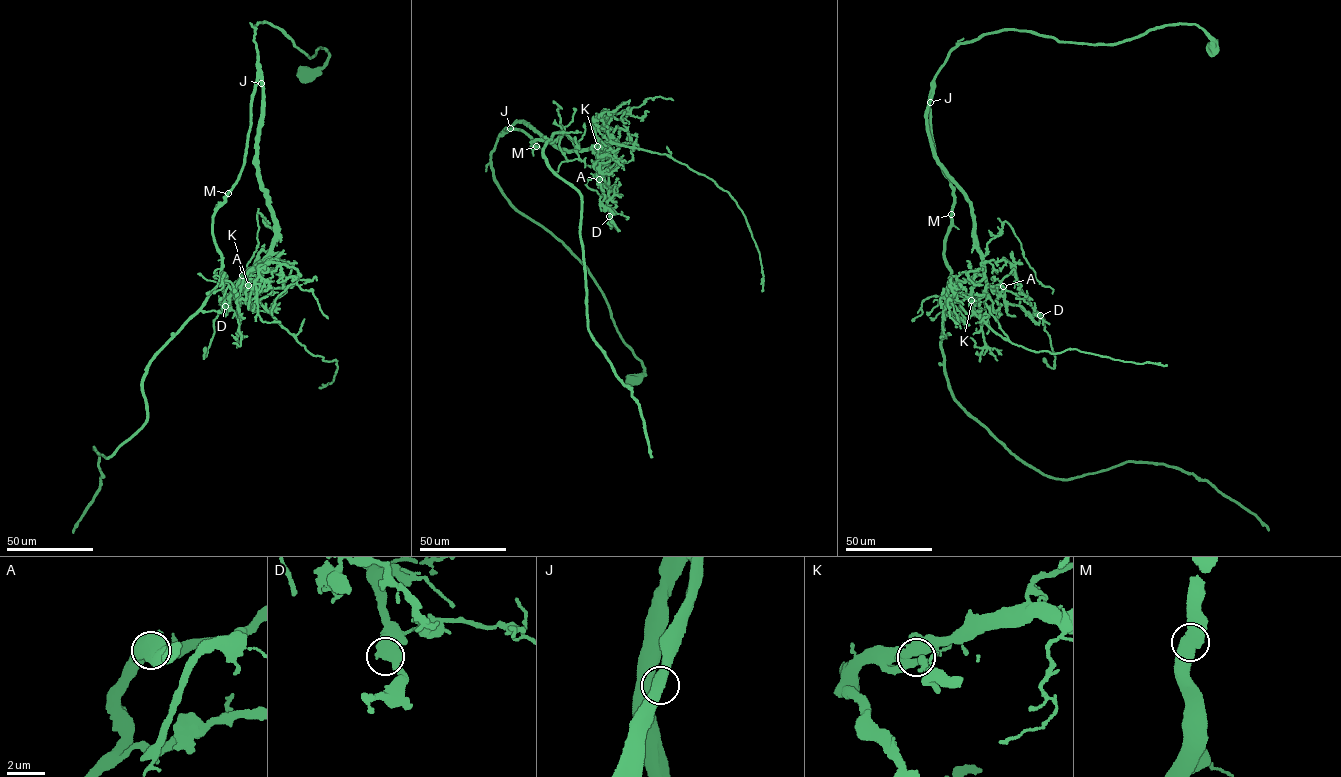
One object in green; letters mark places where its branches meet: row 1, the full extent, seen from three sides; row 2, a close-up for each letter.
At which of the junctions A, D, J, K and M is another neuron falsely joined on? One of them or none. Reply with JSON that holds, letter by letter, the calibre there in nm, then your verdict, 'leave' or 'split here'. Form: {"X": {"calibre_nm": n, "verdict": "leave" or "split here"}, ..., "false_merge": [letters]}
{"A": {"calibre_nm": 600, "verdict": "leave"}, "D": {"calibre_nm": 600, "verdict": "leave"}, "J": {"calibre_nm": 600, "verdict": "leave"}, "K": {"calibre_nm": 550, "verdict": "leave"}, "M": {"calibre_nm": 600, "verdict": "leave"}, "false_merge": []}

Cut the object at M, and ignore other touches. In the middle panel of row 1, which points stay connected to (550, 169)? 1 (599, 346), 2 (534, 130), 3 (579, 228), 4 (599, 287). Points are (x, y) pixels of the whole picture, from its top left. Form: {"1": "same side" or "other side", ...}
{"1": "same side", "2": "other side", "3": "same side", "4": "other side"}

